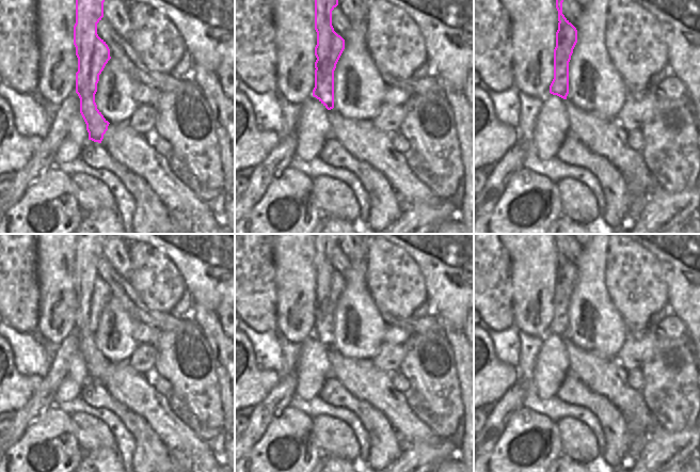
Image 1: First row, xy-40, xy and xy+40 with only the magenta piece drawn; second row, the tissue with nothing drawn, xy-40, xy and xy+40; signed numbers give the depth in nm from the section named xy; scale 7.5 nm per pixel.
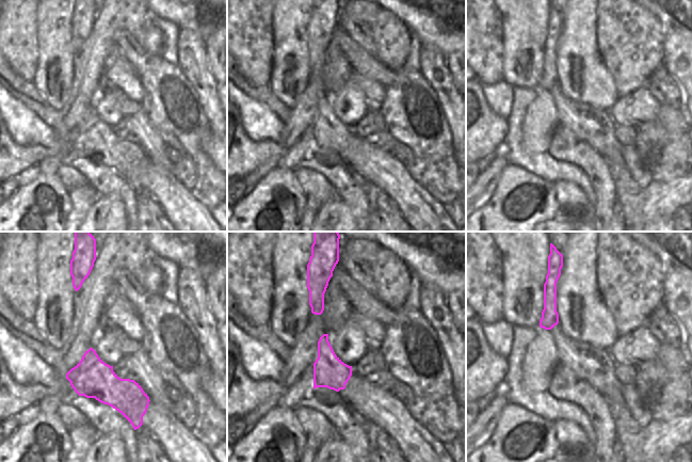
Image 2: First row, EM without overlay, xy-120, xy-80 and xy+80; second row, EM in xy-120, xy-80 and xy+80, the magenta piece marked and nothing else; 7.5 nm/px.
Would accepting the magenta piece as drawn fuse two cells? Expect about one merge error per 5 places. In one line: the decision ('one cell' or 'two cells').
one cell

